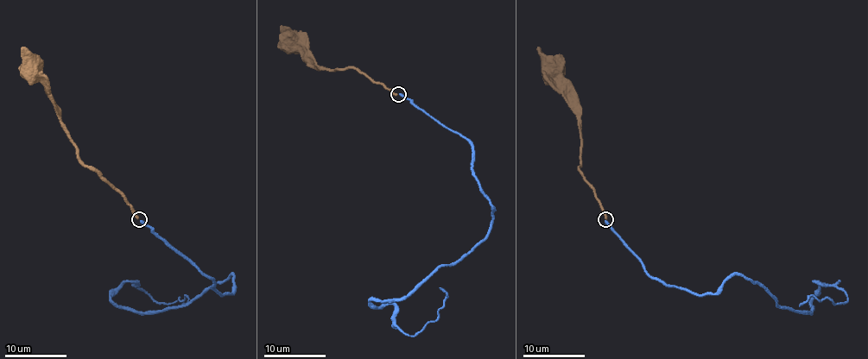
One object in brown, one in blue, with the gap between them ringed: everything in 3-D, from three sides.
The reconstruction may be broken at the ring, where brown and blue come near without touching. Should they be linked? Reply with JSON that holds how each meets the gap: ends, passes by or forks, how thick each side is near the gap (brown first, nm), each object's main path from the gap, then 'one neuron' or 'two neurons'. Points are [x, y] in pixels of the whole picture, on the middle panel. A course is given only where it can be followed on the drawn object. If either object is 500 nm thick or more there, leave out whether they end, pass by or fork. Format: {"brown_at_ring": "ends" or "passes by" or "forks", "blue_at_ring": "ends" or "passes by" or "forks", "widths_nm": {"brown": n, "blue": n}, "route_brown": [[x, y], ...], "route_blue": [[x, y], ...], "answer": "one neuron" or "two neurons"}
{"brown_at_ring": "ends", "blue_at_ring": "ends", "widths_nm": {"brown": 300, "blue": 300}, "route_brown": [[397, 94], [379, 83], [372, 83], [356, 69], [319, 69], [300, 50], [295, 50], [289, 41]], "route_blue": [[399, 94], [469, 141], [491, 231], [405, 296], [370, 301], [393, 304], [414, 335], [438, 318], [439, 287]], "answer": "one neuron"}

